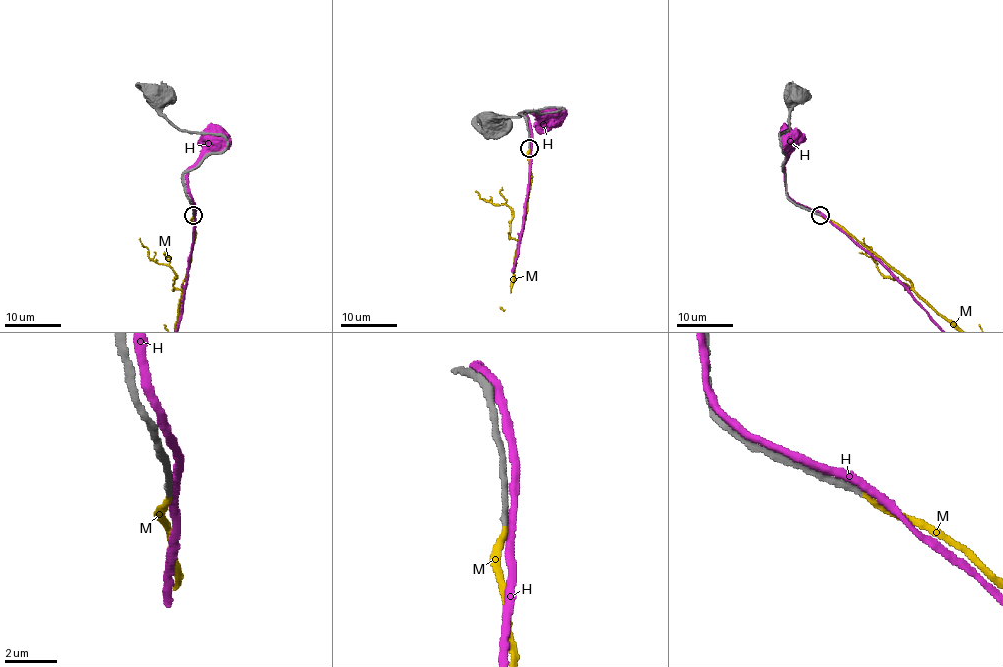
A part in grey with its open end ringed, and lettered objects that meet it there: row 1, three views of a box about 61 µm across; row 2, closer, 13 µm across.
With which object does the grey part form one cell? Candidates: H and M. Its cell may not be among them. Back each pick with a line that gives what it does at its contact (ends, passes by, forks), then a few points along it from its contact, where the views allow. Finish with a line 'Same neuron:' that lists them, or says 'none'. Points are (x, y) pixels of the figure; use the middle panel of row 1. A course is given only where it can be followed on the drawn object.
M: It ends there
Same neuron: M

